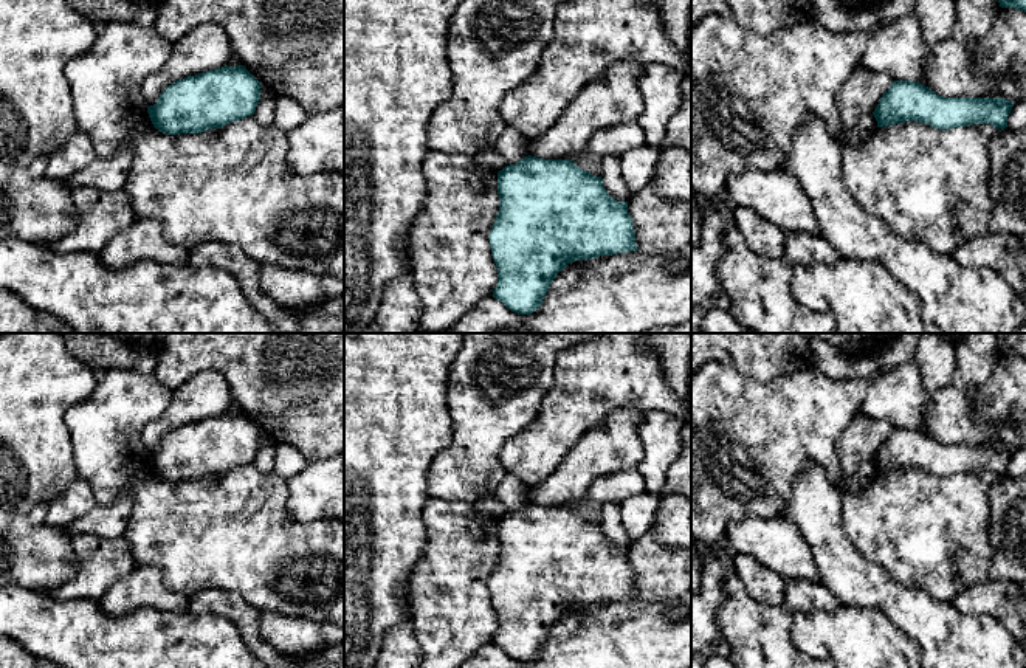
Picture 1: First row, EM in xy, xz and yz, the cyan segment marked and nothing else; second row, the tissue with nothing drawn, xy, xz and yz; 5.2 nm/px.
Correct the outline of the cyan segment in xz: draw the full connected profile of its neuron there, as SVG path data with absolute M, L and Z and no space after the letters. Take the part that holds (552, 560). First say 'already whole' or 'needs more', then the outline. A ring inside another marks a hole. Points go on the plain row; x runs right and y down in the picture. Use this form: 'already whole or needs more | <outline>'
already whole | M525 504L498 519L499 558L490 578L490 595L498 615L493 645L518 662L536 659L555 623L575 608L637 598L628 549L614 547L601 524L580 516L572 507Z

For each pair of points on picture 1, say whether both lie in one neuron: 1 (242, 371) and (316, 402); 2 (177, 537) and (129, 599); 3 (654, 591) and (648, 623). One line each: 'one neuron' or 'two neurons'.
1: one neuron
2: two neurons
3: two neurons

